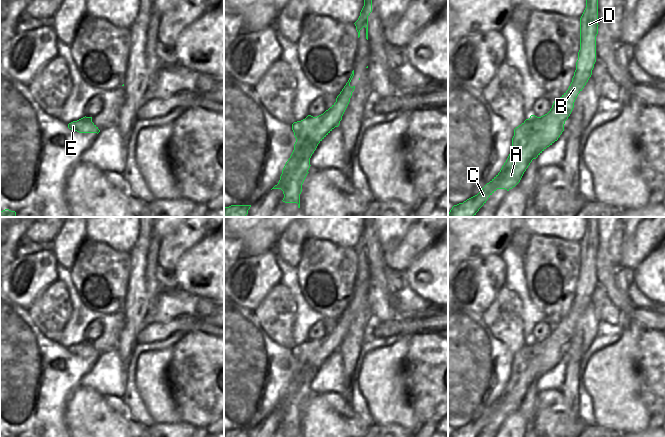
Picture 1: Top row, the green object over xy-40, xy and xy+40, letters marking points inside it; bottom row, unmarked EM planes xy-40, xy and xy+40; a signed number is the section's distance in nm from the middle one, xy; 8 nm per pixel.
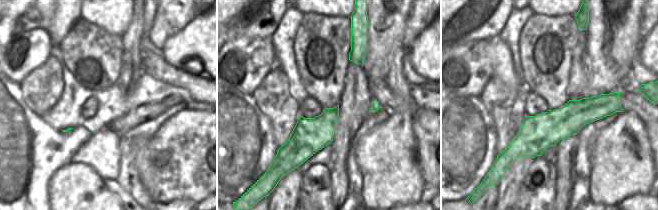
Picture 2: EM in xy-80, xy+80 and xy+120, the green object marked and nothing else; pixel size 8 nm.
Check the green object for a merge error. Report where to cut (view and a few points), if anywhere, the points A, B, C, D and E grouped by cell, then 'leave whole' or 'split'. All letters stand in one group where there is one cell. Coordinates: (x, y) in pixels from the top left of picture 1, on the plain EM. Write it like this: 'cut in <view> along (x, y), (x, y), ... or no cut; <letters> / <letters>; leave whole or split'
cut in xy along (324, 336), (327, 348), (339, 346); A C E / B D; split

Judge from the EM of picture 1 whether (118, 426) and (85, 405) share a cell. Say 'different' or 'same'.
same

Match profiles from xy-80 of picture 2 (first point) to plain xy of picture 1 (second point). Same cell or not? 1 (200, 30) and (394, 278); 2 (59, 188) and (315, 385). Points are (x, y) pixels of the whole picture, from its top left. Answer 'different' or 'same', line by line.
1: different
2: different

